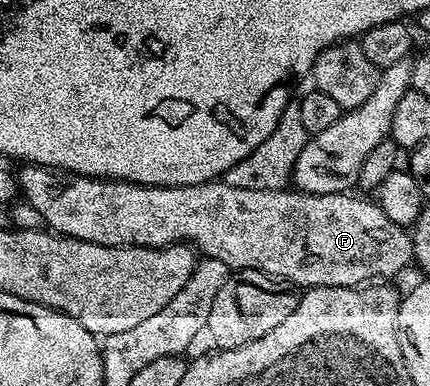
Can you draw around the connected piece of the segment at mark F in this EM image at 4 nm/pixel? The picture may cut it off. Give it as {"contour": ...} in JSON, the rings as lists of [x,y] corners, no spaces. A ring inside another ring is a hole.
{"contour":[[[26,164],[19,167],[16,175],[18,187],[23,201],[31,204],[43,215],[45,227],[58,233],[59,236],[71,236],[84,242],[96,242],[100,246],[144,246],[145,248],[166,248],[170,244],[187,243],[193,246],[203,257],[224,262],[227,269],[241,270],[255,268],[258,272],[266,272],[279,280],[288,280],[299,289],[307,288],[353,288],[365,285],[375,278],[390,278],[406,267],[411,267],[414,258],[414,247],[410,241],[410,232],[403,225],[392,222],[384,210],[373,199],[361,200],[355,194],[337,192],[336,194],[320,194],[311,196],[297,190],[240,190],[236,186],[228,186],[225,182],[193,184],[179,188],[151,188],[148,184],[129,184],[127,180],[102,180],[98,176],[78,176],[75,172],[62,172],[59,168],[43,168],[41,164]]]}

